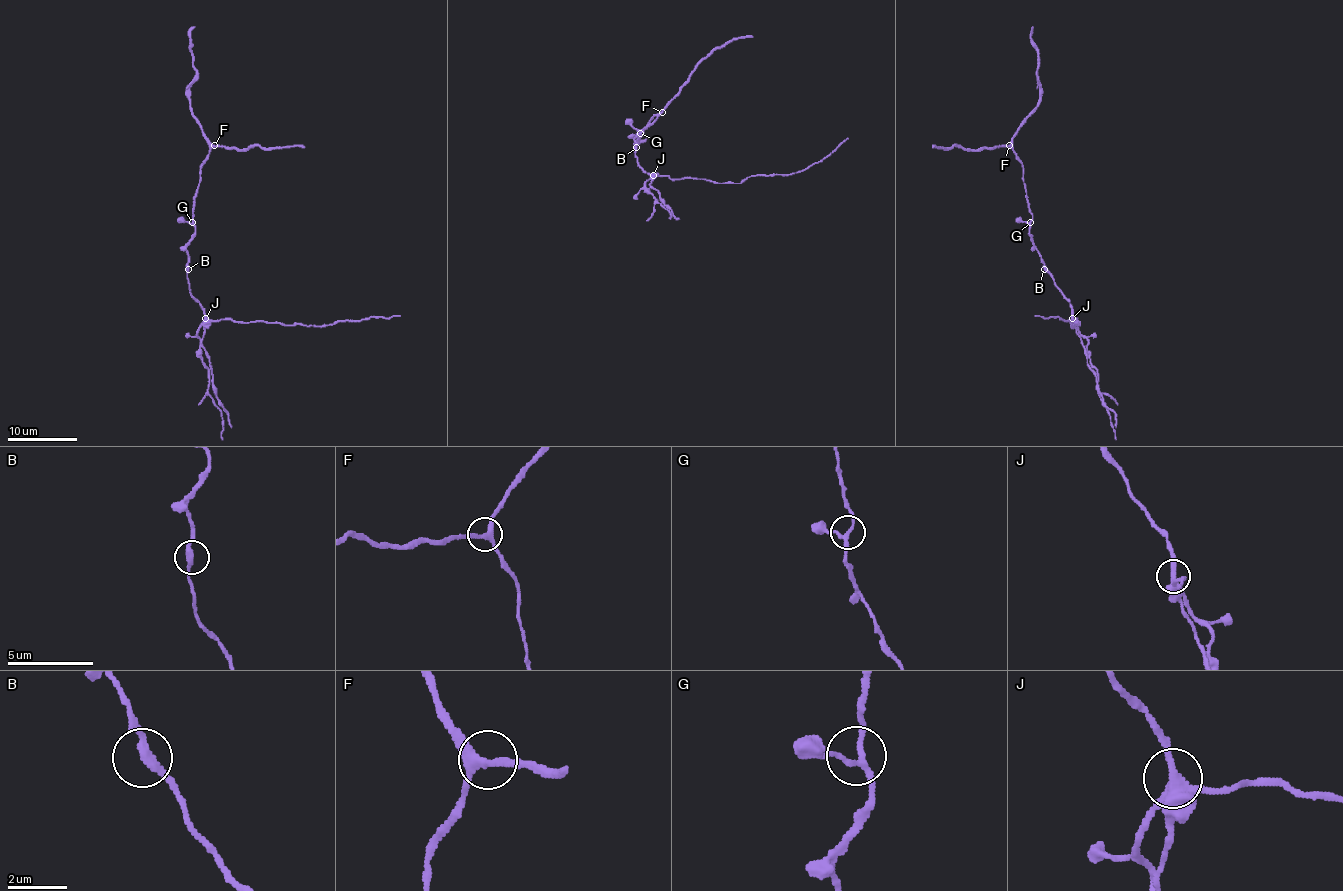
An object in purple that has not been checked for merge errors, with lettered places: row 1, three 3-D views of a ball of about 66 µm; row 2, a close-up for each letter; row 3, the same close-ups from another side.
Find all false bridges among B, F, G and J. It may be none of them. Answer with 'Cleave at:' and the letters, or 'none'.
Cleave at: J

